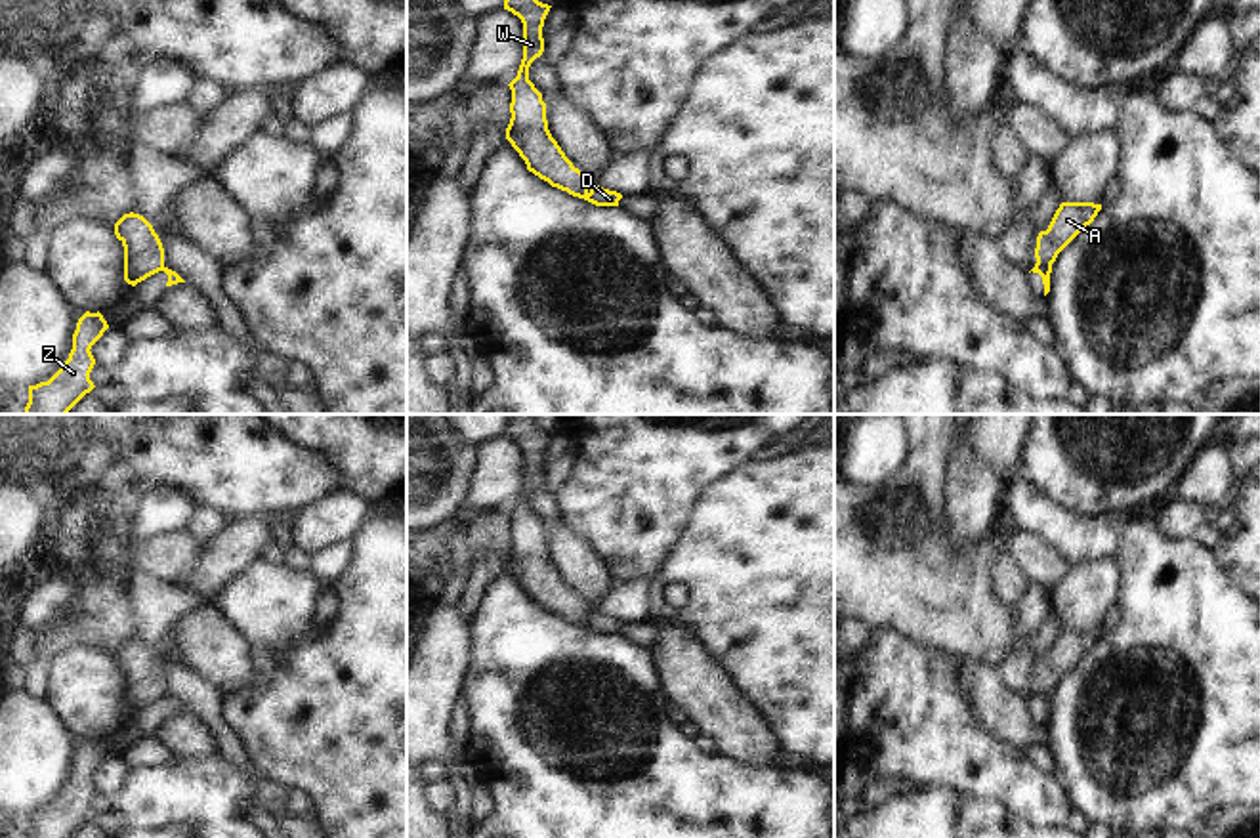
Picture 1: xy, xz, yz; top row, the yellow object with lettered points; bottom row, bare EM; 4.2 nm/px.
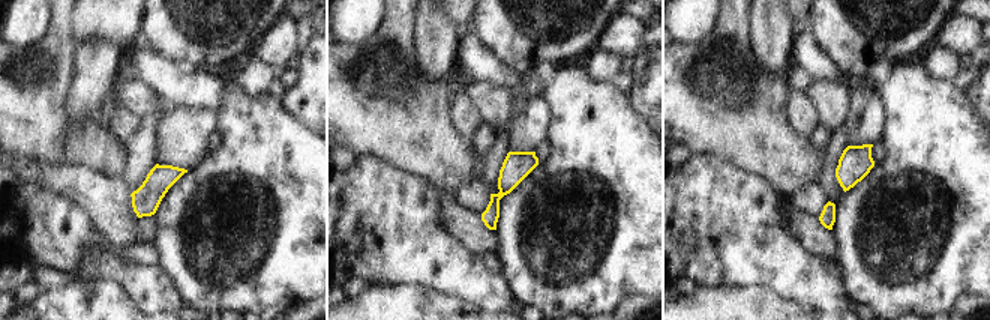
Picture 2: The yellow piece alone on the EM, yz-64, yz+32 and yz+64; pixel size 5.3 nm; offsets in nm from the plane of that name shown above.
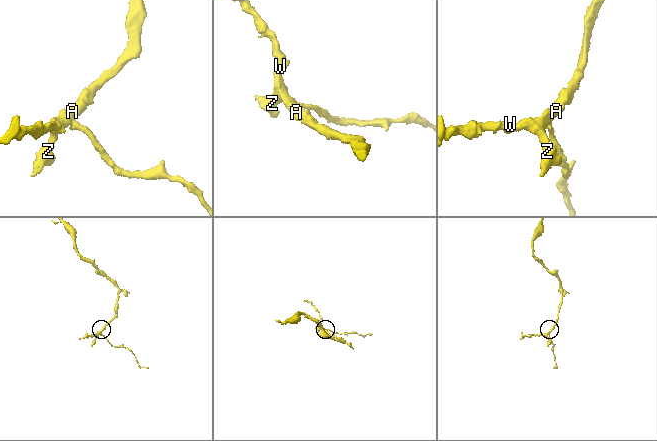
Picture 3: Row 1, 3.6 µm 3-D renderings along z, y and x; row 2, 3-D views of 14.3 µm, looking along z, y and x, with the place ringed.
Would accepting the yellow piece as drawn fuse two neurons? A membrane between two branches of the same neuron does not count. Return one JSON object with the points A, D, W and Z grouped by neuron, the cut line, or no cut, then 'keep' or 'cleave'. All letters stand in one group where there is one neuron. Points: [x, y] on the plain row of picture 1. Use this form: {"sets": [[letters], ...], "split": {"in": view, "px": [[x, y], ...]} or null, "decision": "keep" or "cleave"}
{"sets": [["A", "W", "Z"], ["D"]], "split": {"in": "yz", "px": [[1035, 691], [1050, 693]]}, "decision": "cleave"}

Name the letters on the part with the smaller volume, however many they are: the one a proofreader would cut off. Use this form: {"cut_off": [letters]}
{"cut_off": ["D"]}

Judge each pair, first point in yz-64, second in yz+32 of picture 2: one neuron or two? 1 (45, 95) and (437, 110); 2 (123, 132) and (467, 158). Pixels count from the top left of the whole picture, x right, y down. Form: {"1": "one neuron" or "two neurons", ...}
{"1": "one neuron", "2": "two neurons"}

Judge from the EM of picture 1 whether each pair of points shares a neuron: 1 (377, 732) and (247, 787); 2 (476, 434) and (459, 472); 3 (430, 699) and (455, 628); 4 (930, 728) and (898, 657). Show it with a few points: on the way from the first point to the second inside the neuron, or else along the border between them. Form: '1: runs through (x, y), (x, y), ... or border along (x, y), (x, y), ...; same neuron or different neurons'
1: border along (252, 766), (260, 775), (289, 787), (304, 804); different neurons
2: border along (455, 434), (480, 445); different neurons
3: runs through (432, 682), (443, 646); same neuron
4: runs through (913, 711), (898, 695), (898, 674); same neuron

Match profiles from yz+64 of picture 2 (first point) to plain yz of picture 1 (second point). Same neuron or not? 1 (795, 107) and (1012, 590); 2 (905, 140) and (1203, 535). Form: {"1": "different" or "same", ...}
{"1": "same", "2": "different"}

